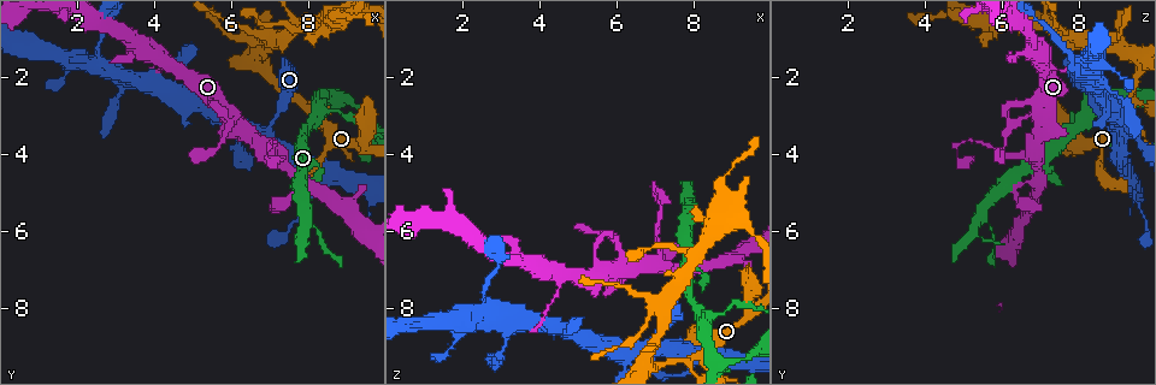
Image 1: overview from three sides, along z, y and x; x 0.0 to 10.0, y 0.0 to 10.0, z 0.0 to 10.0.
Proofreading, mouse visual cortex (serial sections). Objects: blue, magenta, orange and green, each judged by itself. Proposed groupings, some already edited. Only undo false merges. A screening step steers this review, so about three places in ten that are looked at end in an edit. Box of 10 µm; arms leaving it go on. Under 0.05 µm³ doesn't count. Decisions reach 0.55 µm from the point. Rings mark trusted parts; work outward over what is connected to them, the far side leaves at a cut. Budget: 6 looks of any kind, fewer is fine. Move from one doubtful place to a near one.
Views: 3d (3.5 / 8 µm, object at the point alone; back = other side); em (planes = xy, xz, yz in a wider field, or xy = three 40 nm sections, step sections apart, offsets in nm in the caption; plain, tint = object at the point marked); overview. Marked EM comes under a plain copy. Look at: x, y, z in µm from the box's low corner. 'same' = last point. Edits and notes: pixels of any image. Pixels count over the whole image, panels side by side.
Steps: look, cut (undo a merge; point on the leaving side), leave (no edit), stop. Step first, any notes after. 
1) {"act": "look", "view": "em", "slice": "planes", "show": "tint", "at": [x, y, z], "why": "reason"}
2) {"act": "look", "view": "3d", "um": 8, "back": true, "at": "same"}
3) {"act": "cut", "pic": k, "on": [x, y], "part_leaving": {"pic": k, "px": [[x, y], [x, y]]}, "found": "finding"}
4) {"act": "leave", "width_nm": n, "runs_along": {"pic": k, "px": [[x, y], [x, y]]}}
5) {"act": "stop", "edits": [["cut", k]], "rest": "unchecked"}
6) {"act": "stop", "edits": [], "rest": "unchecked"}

{"act": "look", "view": "3d", "um": 3.5, "at": [7.85, 2.75, 9.40], "why": "abrupt turn"}

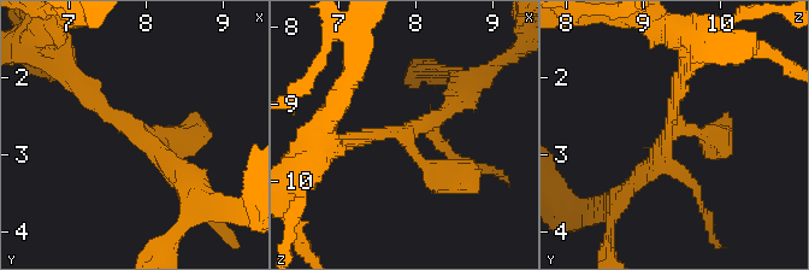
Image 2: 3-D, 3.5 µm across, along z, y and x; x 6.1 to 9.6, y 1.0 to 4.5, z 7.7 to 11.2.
{"act": "look", "view": "em", "slice": "xy", "step": 1, "show": "tint", "at": [7.90, 2.75, 9.35], "arms": 4, "arm_widths_nm": [150, 200, 250, 300]}

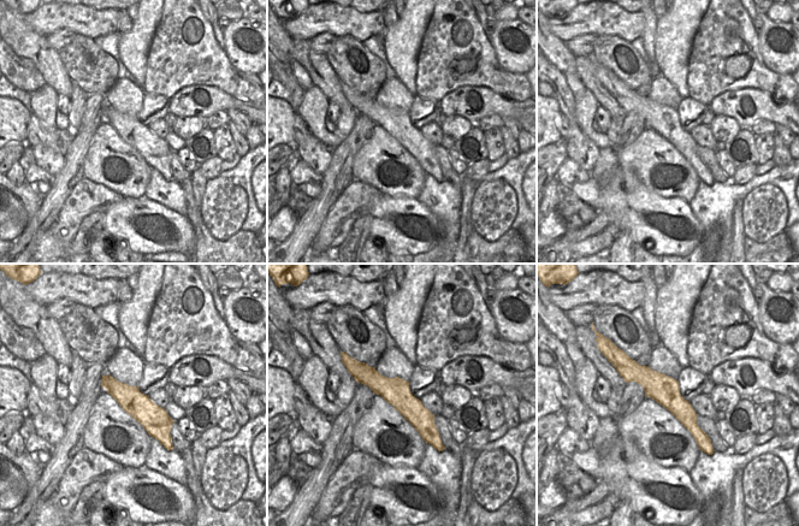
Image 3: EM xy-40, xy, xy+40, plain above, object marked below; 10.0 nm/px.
{"act": "look", "view": "em", "slice": "xy", "step": 3, "show": "tint", "at": "same", "why": "another direction"}

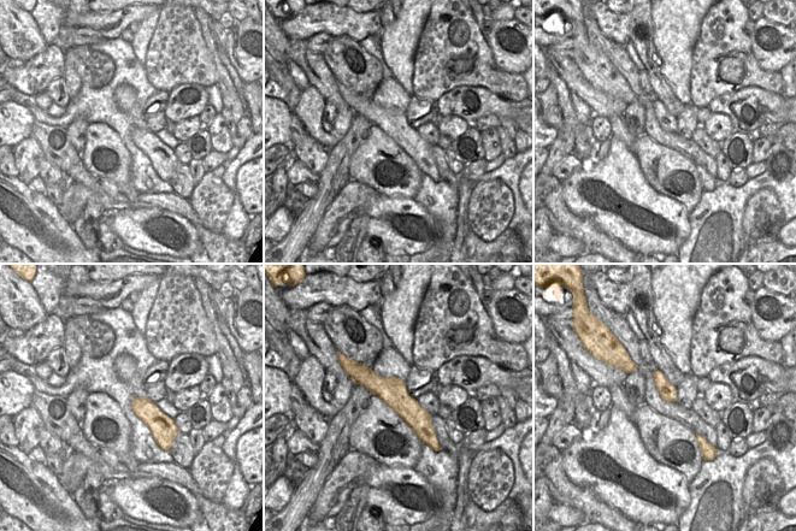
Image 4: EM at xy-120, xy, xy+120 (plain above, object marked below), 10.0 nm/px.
{"act": "leave", "runs_along": {"pic": 4, "px": [[354, 372], [385, 388], [432, 437]]}, "found": "continuous, no second cell"}

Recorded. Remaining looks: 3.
{"act": "look", "view": "3d", "um": 3.5, "at": [7.10, 4.10, 6.80], "why": "small branch off a trunk"}

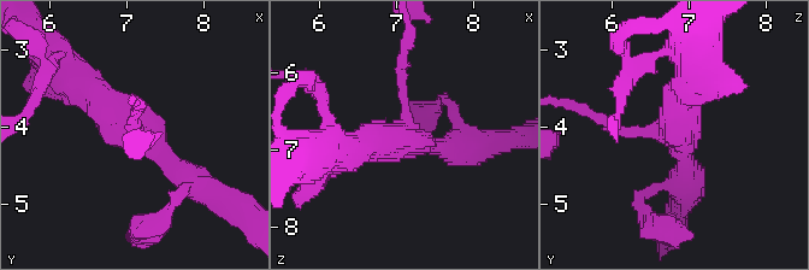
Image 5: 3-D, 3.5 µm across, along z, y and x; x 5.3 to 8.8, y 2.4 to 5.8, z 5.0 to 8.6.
{"act": "look", "view": "em", "slice": "xy", "step": 3, "show": "tint", "at": [7.10, 4.10, 6.90]}

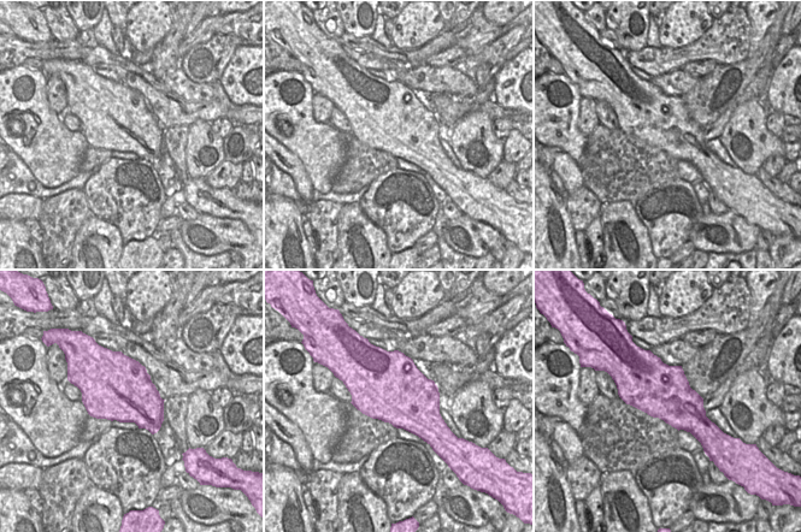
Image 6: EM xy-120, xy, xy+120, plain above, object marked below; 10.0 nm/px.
{"act": "leave", "arms": 3, "arm_widths_nm": [150, 350, 450], "runs_along": {"pic": 5, "px": [[74, 76], [177, 171], [200, 187]]}, "found": "continuous, no second cell"}

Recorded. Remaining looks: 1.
{"act": "look", "view": "3d", "um": 3.5, "at": [7.25, 1.00, 8.00], "why": "sharp bend"}

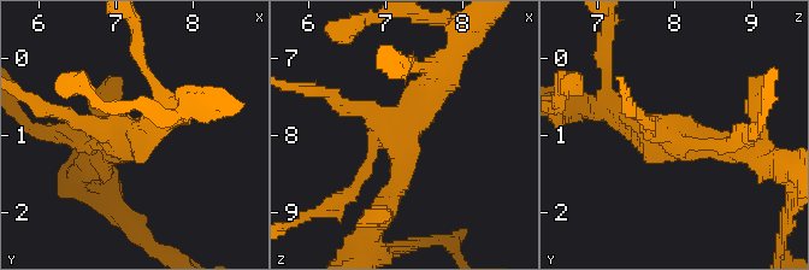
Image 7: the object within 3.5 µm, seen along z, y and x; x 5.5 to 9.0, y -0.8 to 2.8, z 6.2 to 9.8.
{"act": "leave", "arms": 4, "arm_widths_nm": [150, 200, 300, 350], "runs_along": {"pic": 7, "px": [[383, 204], [443, 75]]}, "found": "all the same cell"}

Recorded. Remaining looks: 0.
{"act": "stop", "edits": [], "rest": "unchecked"}

